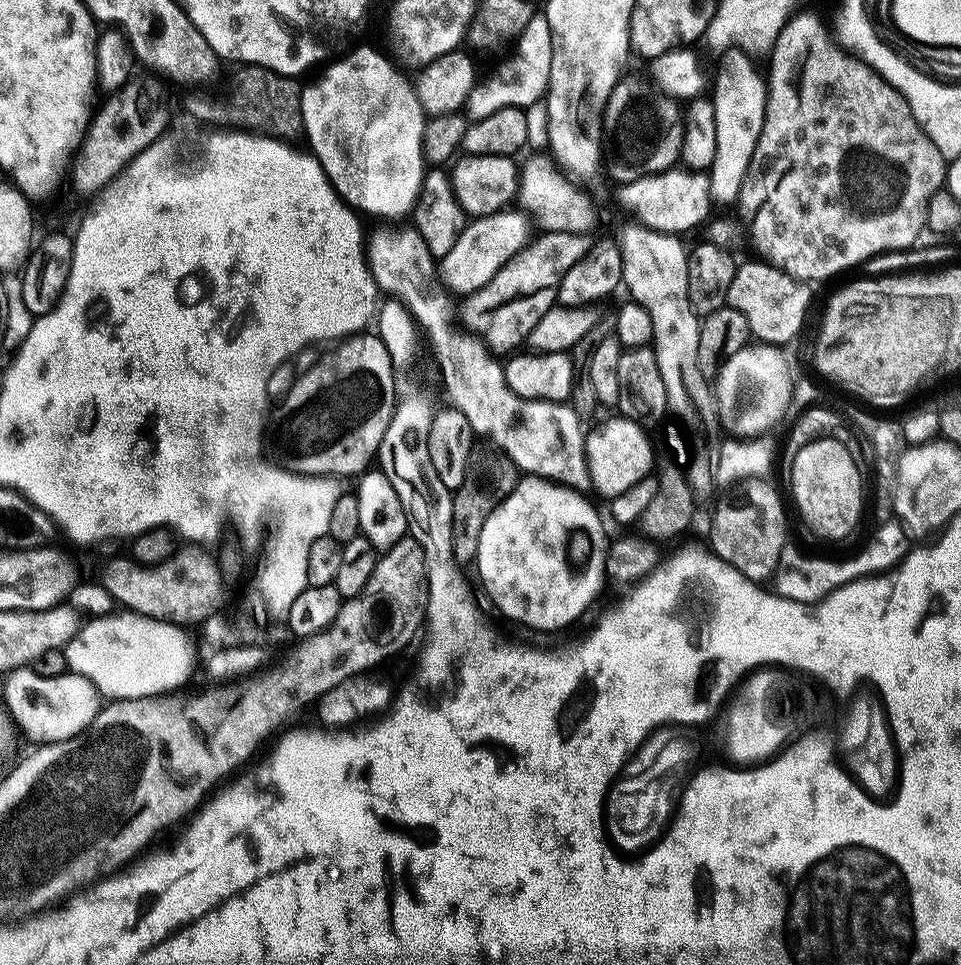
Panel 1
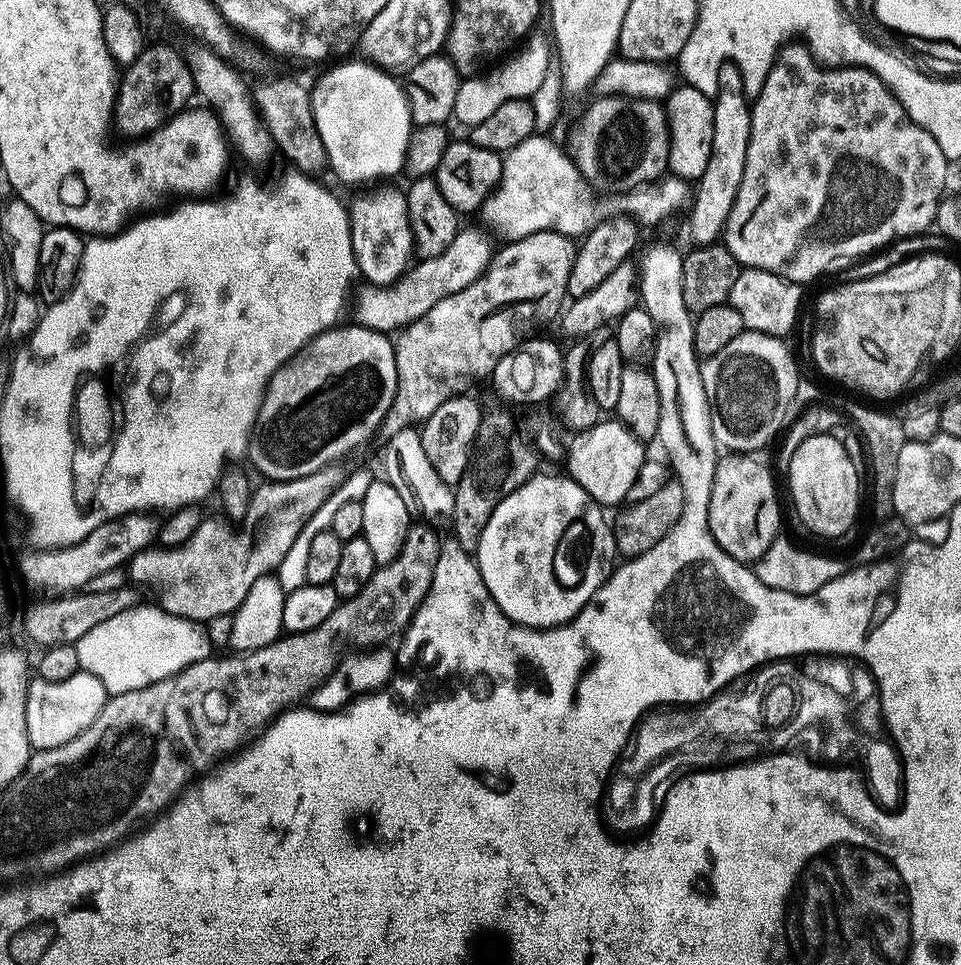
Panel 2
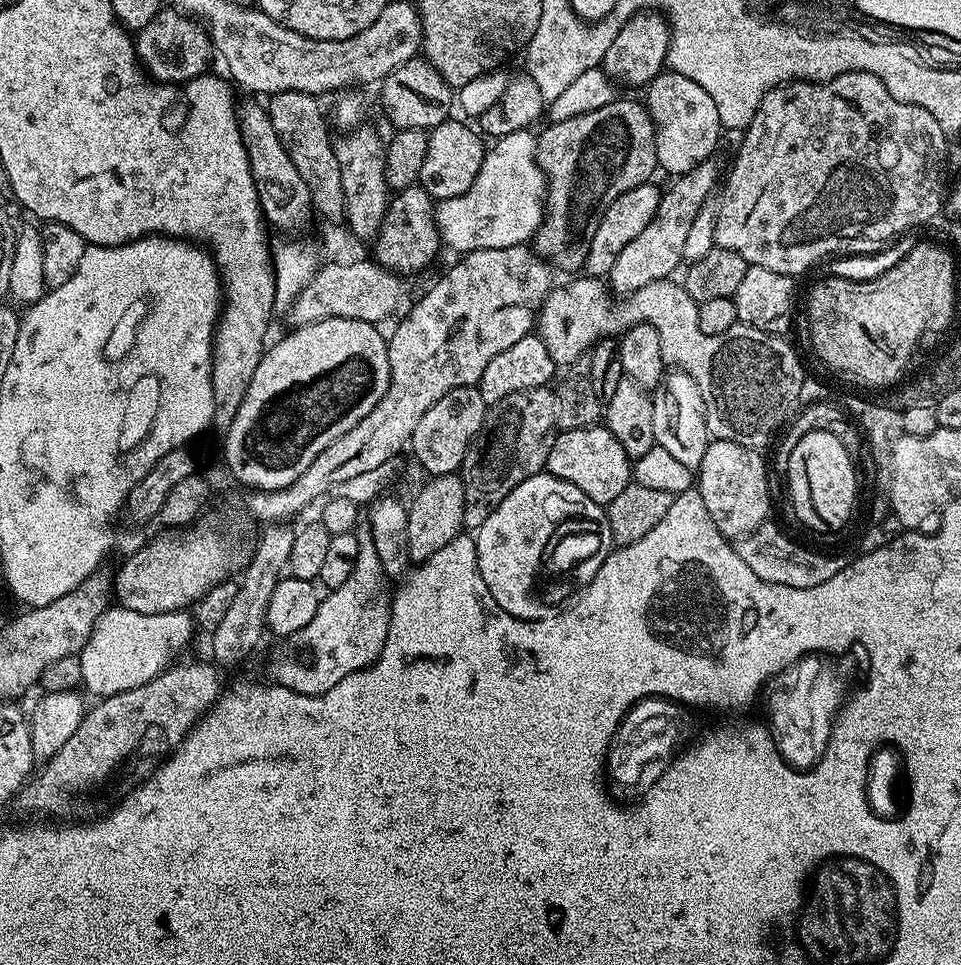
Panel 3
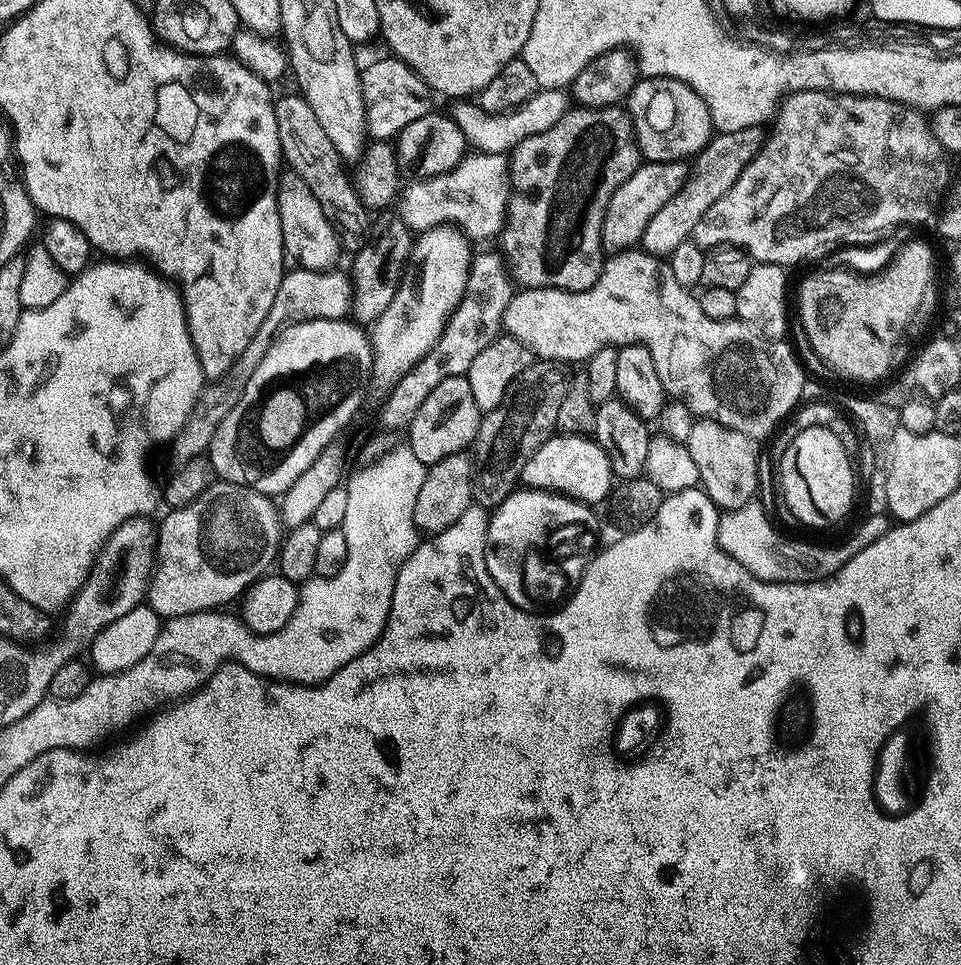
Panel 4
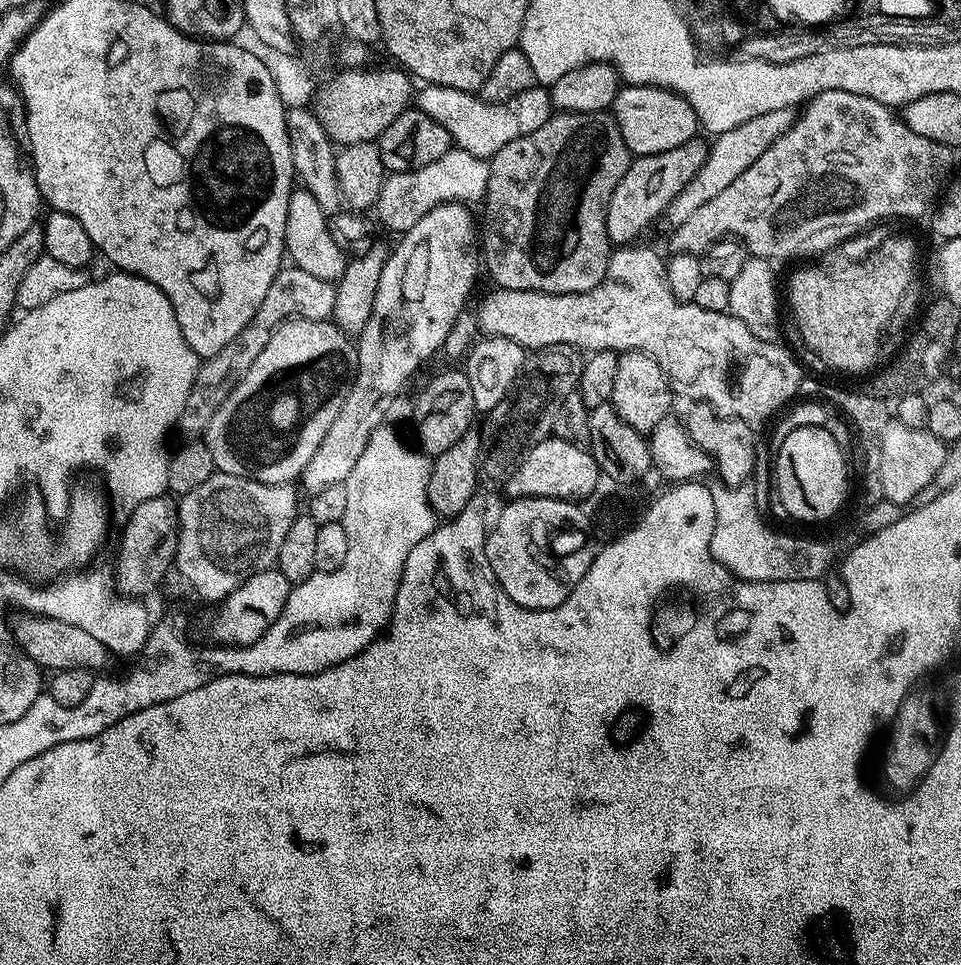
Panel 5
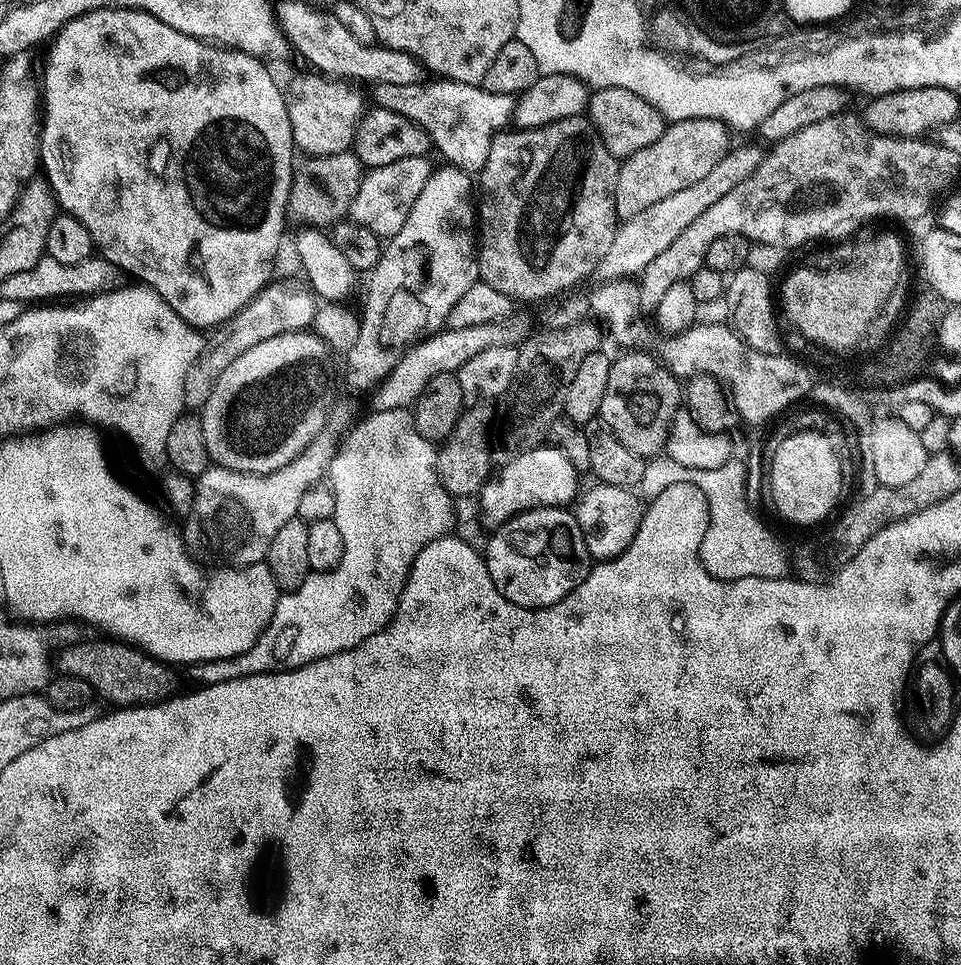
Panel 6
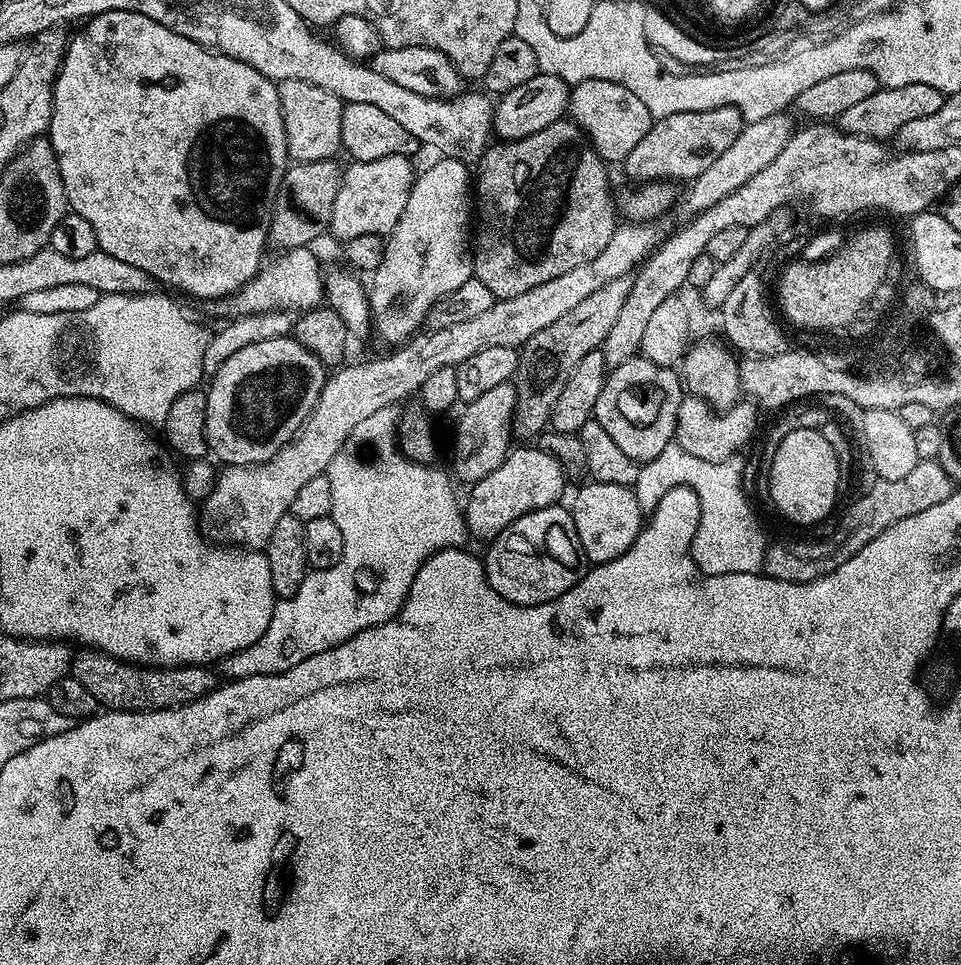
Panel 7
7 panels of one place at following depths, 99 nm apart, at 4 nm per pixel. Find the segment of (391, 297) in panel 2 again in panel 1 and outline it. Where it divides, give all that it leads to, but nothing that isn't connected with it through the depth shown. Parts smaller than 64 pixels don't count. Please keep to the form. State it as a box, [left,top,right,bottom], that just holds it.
[438,210,530,294]

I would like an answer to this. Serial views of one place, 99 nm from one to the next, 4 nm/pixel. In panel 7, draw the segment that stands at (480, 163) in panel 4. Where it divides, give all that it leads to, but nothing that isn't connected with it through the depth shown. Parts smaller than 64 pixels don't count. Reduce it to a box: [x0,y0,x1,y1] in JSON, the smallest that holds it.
[330,154,414,242]

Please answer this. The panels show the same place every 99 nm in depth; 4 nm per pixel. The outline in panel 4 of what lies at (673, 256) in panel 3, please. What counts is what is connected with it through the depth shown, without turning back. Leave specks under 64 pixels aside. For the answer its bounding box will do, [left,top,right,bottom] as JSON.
[639,128,762,258]

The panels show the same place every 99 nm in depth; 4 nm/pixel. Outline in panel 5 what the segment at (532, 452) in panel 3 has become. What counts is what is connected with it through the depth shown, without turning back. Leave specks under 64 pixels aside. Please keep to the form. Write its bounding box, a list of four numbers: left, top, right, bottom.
[478,344,585,486]

